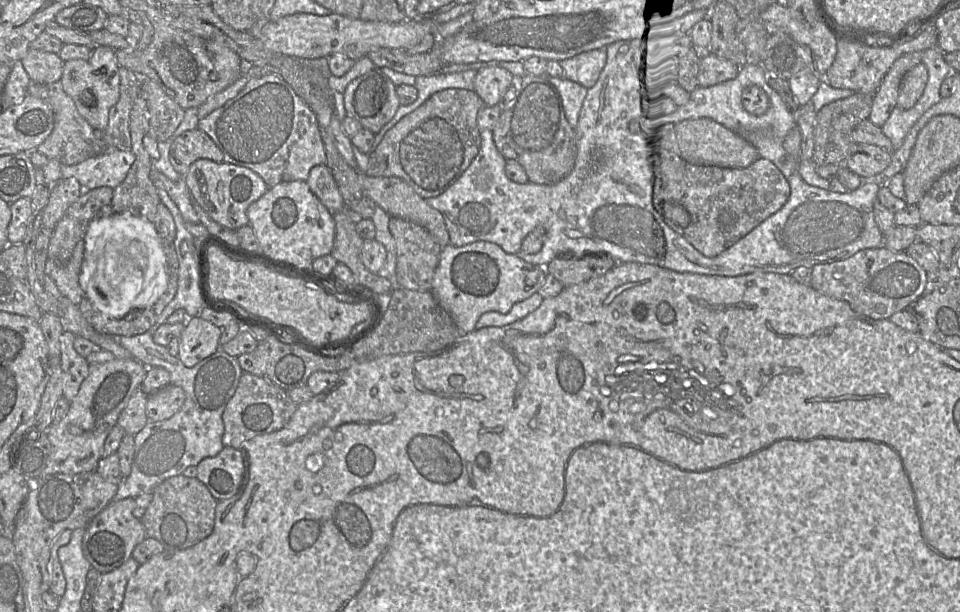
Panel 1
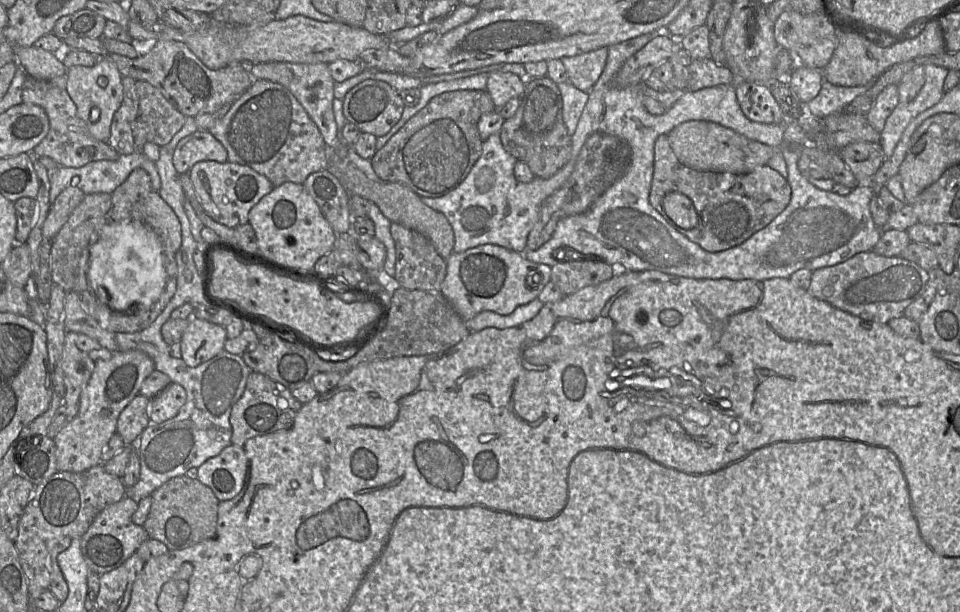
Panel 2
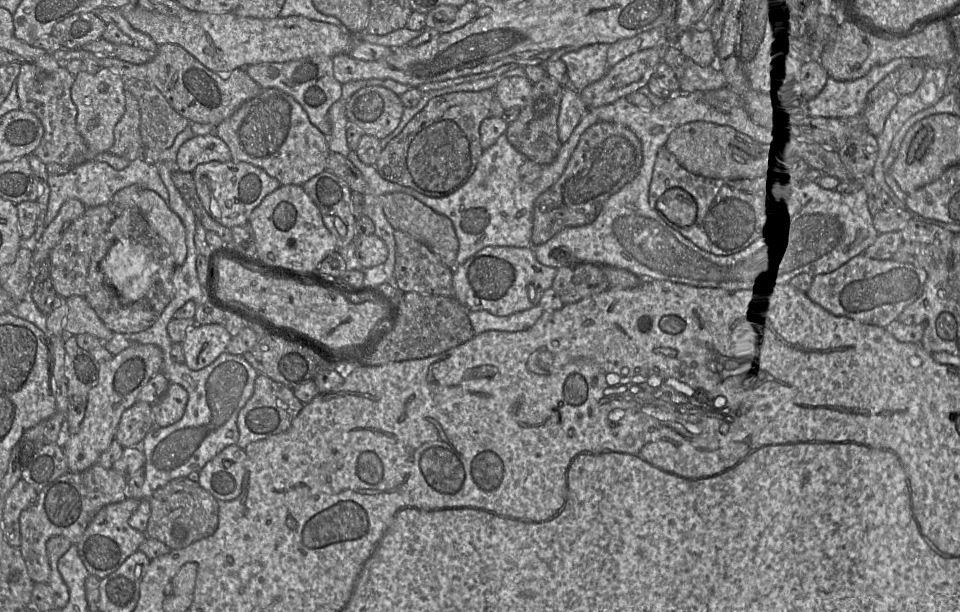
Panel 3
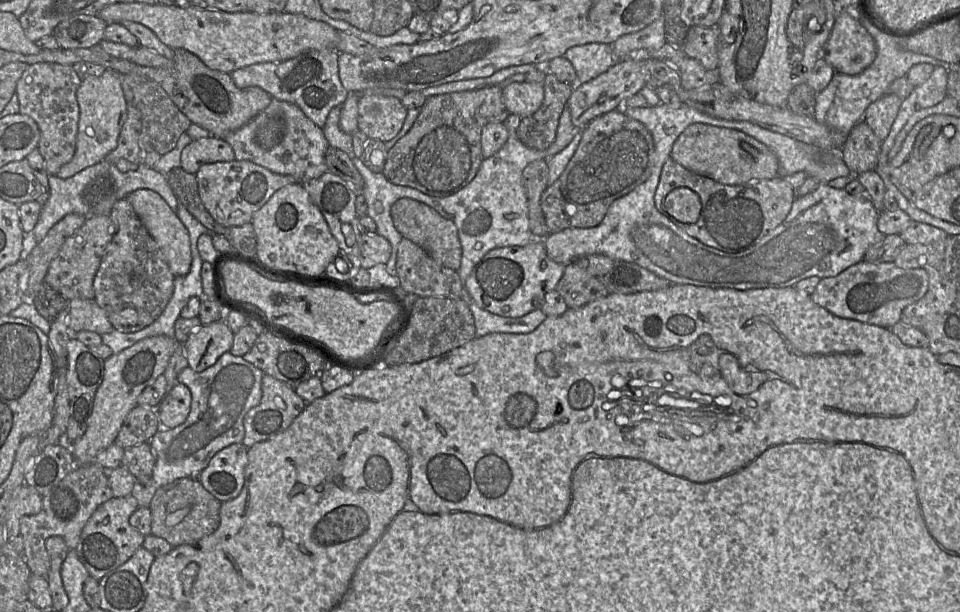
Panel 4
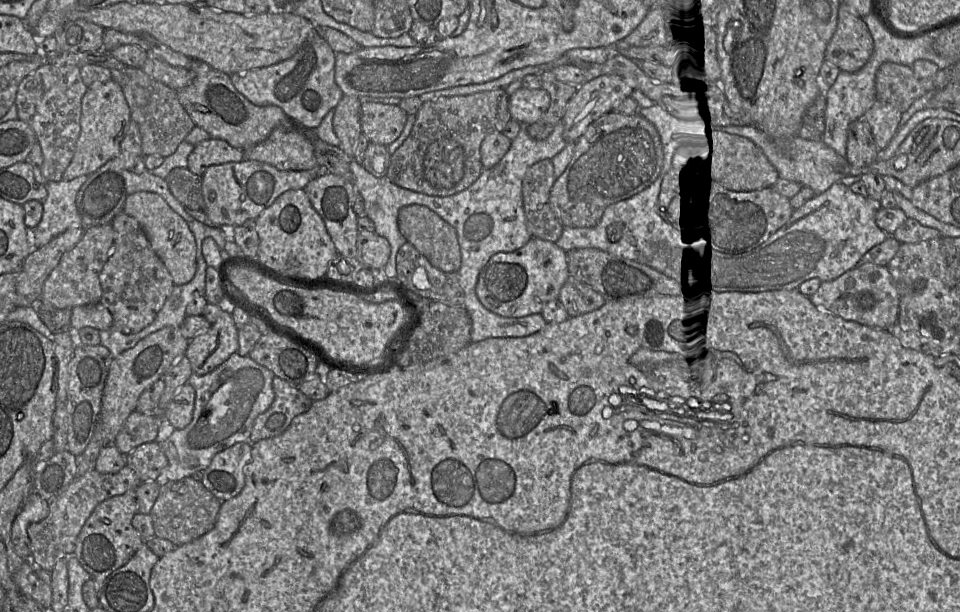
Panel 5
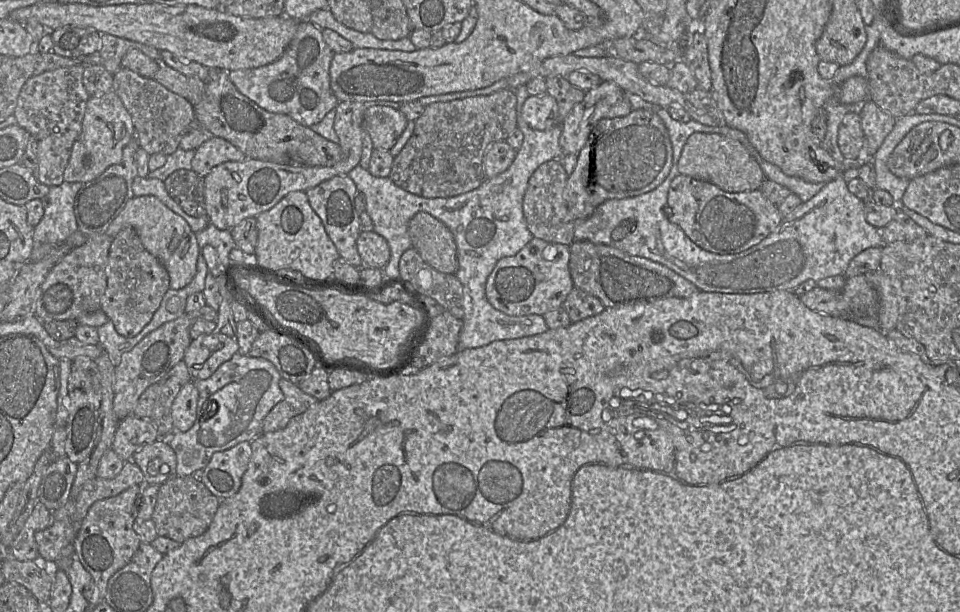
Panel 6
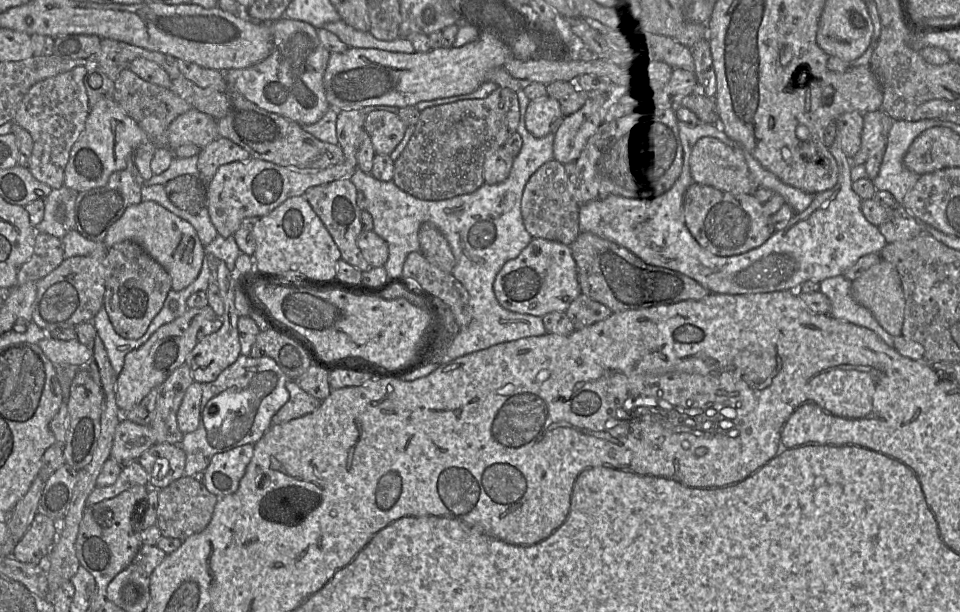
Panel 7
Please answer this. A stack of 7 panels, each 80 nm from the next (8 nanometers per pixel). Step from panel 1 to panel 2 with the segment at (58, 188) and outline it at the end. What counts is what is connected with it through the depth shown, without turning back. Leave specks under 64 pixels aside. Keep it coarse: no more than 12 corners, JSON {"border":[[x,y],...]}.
{"border":[[70,185],[56,197],[42,225],[54,238],[85,194]]}

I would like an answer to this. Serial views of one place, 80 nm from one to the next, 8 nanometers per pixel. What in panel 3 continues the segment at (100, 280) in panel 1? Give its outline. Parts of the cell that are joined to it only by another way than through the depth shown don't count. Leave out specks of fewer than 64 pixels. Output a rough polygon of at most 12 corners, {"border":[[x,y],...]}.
{"border":[[119,239],[100,263],[122,301],[142,299],[159,264],[140,243]]}

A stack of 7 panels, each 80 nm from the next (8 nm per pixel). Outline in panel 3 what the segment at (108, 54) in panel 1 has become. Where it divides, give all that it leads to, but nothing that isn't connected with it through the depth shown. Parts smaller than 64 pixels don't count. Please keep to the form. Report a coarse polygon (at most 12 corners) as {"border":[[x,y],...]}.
{"border":[[80,72],[71,87],[85,160],[114,144],[124,79]]}

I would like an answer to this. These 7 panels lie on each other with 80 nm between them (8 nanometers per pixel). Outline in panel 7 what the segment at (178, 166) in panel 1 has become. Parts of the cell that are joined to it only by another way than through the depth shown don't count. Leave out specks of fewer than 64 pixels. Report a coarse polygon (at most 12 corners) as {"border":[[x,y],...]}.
{"border":[[218,137],[198,153],[198,175],[208,182],[221,165],[251,155]]}

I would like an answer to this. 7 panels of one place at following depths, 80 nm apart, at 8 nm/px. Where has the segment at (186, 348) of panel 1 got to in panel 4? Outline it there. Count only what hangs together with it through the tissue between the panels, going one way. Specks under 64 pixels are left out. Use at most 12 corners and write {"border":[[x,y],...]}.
{"border":[[224,320],[203,325],[183,344],[202,372],[233,345]]}

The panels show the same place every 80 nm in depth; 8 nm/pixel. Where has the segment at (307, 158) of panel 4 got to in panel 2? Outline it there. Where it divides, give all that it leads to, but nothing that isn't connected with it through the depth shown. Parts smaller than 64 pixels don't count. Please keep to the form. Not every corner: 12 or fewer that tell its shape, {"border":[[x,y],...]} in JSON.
{"border":[[254,80],[208,131],[274,187],[328,169],[286,87]]}

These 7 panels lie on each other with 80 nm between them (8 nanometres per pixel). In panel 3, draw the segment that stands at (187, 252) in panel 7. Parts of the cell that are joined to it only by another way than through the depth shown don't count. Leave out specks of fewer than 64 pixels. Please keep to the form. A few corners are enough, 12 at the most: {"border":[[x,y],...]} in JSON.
{"border":[[149,189],[138,207],[151,230],[168,245],[175,266],[187,256],[178,215]]}

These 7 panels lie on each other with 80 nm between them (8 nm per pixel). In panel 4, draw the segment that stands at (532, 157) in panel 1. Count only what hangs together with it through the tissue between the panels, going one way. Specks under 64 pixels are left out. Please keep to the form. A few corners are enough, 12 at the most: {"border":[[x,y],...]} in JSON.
{"border":[[547,72],[544,100],[515,132],[525,146],[546,150],[575,84]]}

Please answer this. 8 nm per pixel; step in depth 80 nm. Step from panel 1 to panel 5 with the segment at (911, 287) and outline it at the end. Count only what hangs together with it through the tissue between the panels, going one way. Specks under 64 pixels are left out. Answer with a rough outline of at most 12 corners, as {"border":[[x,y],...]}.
{"border":[[857,265],[808,298],[845,320],[888,329],[900,289],[887,266]]}

